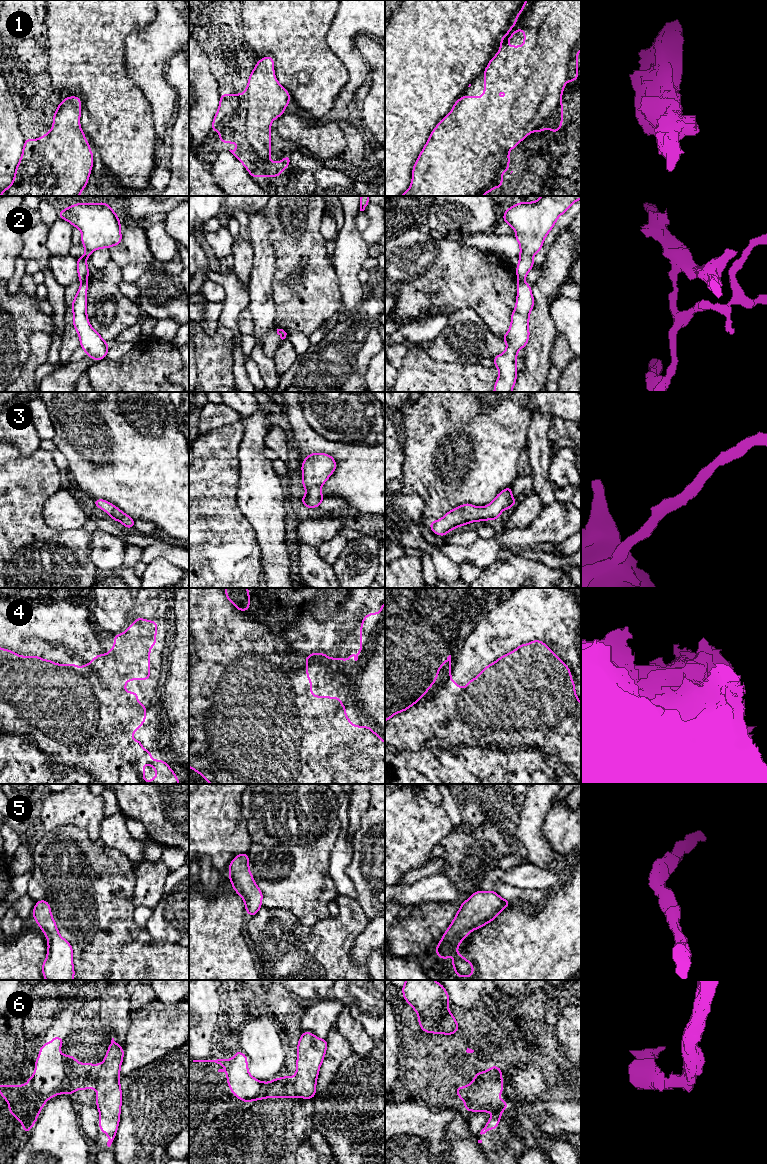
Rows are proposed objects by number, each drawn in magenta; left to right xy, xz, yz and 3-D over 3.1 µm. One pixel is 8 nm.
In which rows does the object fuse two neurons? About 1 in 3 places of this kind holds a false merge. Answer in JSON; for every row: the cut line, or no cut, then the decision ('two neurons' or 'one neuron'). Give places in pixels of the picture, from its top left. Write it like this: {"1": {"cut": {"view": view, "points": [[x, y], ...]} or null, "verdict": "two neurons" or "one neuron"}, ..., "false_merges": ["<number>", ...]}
{"1": {"cut": null, "verdict": "one neuron"}, "2": {"cut": {"view": "xy", "points": [[86, 279], [81, 282]]}, "verdict": "two neurons"}, "3": {"cut": null, "verdict": "one neuron"}, "4": {"cut": null, "verdict": "one neuron"}, "5": {"cut": null, "verdict": "one neuron"}, "6": {"cut": {"view": "xy", "points": [[102, 1065], [95, 1086]]}, "verdict": "two neurons"}, "false_merges": ["2", "6"]}

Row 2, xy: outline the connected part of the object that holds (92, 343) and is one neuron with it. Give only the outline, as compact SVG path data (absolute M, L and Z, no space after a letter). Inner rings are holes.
M88 281L81 282L80 288L72 302L73 326L80 338L80 347L86 355L93 360L103 360L109 349L100 334L96 332L89 323L87 317L87 289Z

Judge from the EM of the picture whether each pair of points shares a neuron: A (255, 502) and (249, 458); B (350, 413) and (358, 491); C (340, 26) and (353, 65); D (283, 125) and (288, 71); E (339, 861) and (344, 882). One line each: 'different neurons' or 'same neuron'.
A: same neuron
B: different neurons
C: same neuron
D: different neurons
E: same neuron

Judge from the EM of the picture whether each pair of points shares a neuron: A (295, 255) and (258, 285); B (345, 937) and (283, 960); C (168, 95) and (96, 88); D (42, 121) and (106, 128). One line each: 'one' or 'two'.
A: two
B: one
C: two
D: one

